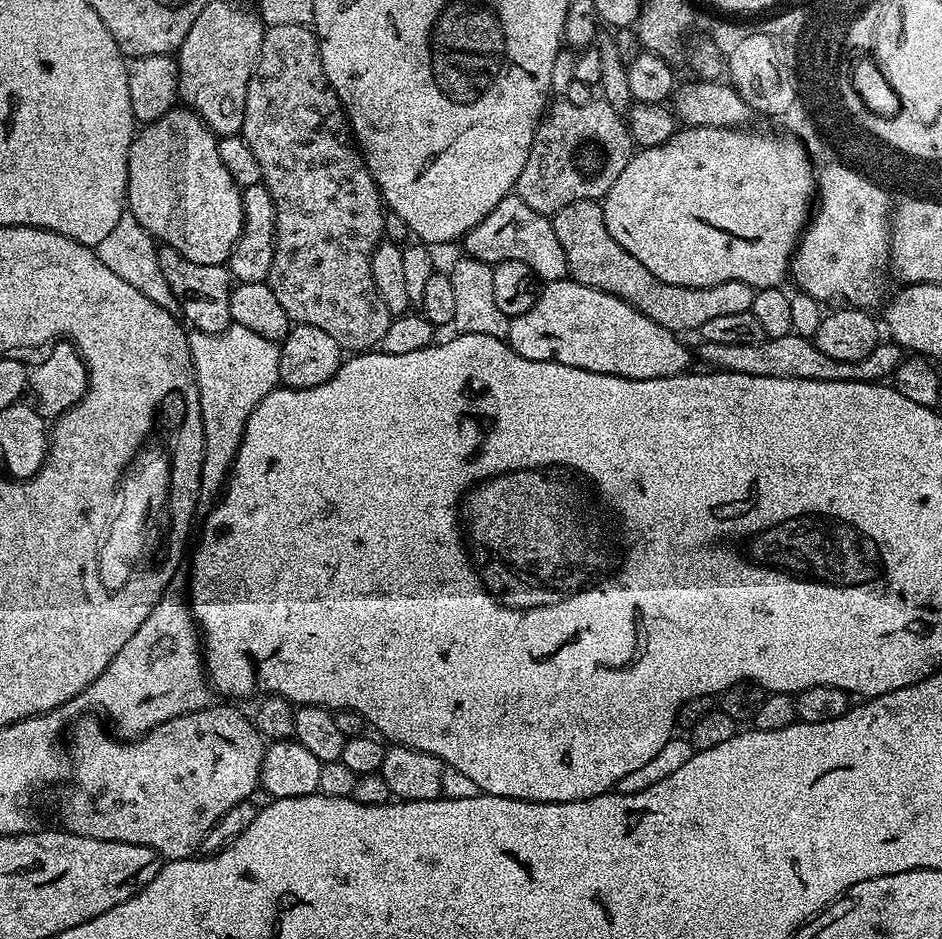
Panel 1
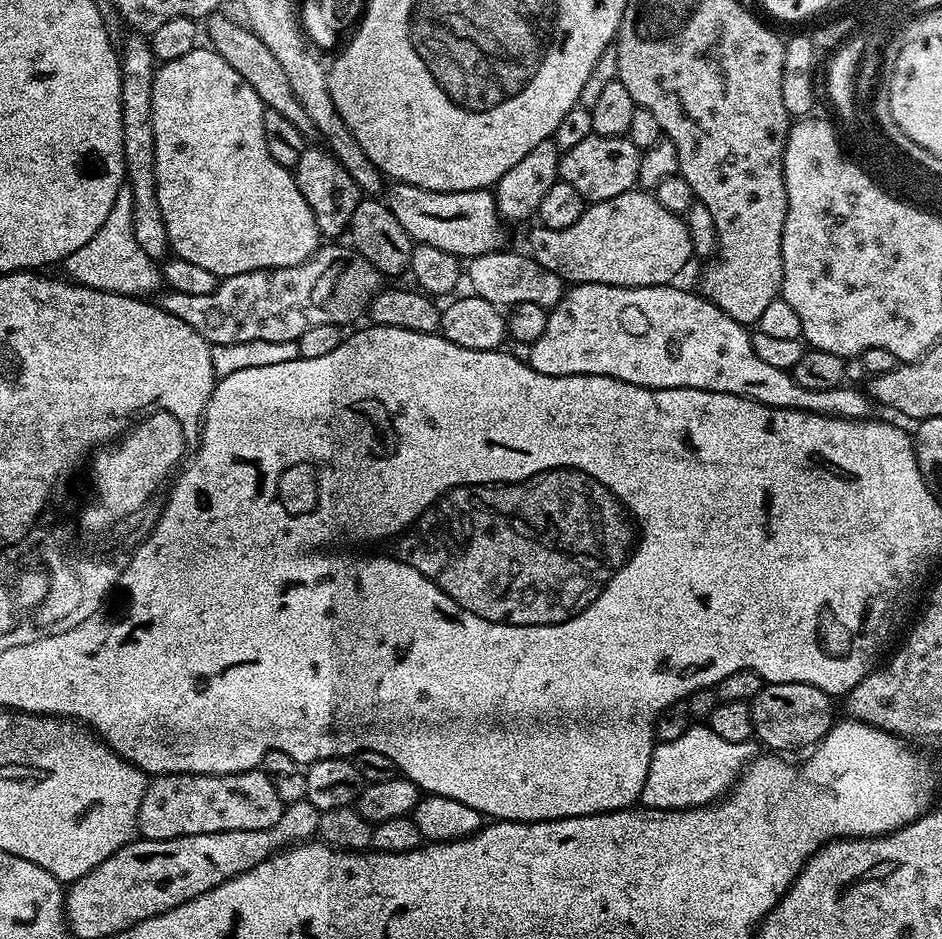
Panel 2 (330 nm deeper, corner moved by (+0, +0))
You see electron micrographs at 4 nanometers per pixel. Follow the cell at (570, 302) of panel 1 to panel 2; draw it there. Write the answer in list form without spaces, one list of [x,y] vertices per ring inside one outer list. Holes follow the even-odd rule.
[[[609,284],[571,285],[561,300],[551,307],[542,338],[538,338],[538,342],[531,344],[532,353],[528,363],[531,364],[535,372],[543,376],[609,376],[643,388],[692,388],[695,392],[721,392],[722,394],[750,398],[754,402],[762,402],[767,408],[797,408],[799,412],[813,412],[819,416],[837,416],[843,420],[867,420],[873,415],[874,404],[867,391],[860,389],[859,392],[858,389],[848,388],[848,386],[818,389],[806,389],[800,386],[792,377],[791,371],[783,372],[778,370],[778,366],[769,366],[768,363],[762,362],[762,358],[758,358],[758,354],[754,354],[752,332],[745,325],[734,322],[734,318],[730,318],[730,314],[723,312],[717,304],[710,302],[702,294],[697,294],[695,291],[693,291],[694,293],[687,292],[684,288],[676,287],[672,284],[659,284],[645,288],[619,288]]]

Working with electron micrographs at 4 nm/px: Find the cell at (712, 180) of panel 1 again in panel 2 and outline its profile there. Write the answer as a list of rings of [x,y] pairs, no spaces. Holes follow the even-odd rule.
[[[633,190],[631,192],[623,192],[614,198],[606,198],[589,203],[585,207],[582,218],[578,218],[578,222],[574,222],[570,226],[566,226],[562,230],[554,230],[553,228],[545,228],[536,226],[536,229],[528,236],[527,251],[531,257],[537,260],[546,270],[554,271],[567,282],[569,285],[574,284],[609,284],[610,286],[618,286],[619,288],[645,288],[646,286],[658,286],[659,284],[672,284],[675,276],[683,270],[688,264],[688,259],[693,259],[694,253],[692,243],[690,242],[690,234],[688,233],[687,223],[681,217],[675,216],[670,210],[666,210],[666,206],[662,206],[655,198],[655,195],[648,190]]]

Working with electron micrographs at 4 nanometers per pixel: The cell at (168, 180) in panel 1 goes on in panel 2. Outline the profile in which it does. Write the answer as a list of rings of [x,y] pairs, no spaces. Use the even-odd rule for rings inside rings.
[[[197,46],[190,54],[182,54],[180,58],[165,60],[156,69],[156,77],[152,83],[152,121],[154,122],[154,170],[156,171],[156,189],[158,190],[158,210],[162,214],[162,222],[166,226],[168,247],[179,259],[190,262],[194,266],[202,266],[202,270],[210,270],[218,278],[246,274],[250,270],[266,270],[267,268],[285,268],[298,266],[306,262],[321,247],[322,237],[314,214],[302,198],[302,192],[296,185],[296,177],[289,169],[283,168],[274,158],[270,158],[270,150],[266,146],[264,134],[264,103],[254,94],[250,82],[226,62],[211,47]]]

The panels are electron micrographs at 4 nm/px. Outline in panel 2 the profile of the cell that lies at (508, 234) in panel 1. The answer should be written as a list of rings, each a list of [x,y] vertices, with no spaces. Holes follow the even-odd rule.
[[[395,181],[387,187],[386,203],[415,243],[435,246],[461,258],[499,251],[505,245],[504,226],[499,219],[496,197],[489,189],[432,191]]]

